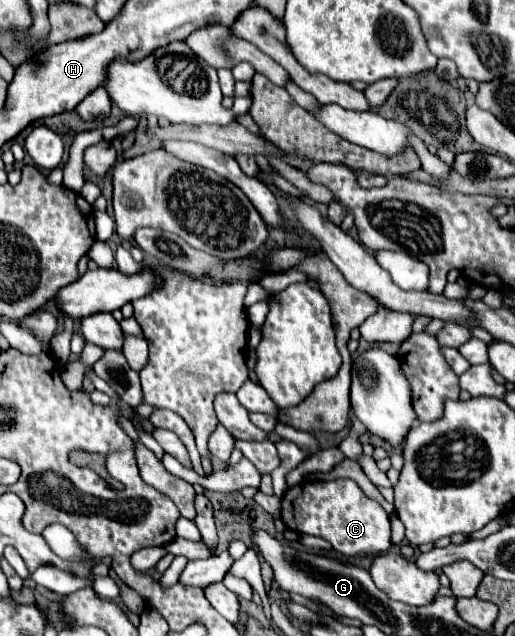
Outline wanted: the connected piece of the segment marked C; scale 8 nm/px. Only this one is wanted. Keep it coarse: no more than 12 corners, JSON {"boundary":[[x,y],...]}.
{"boundary":[[353,479],[305,481],[281,501],[287,529],[345,557],[391,547],[387,511]]}

